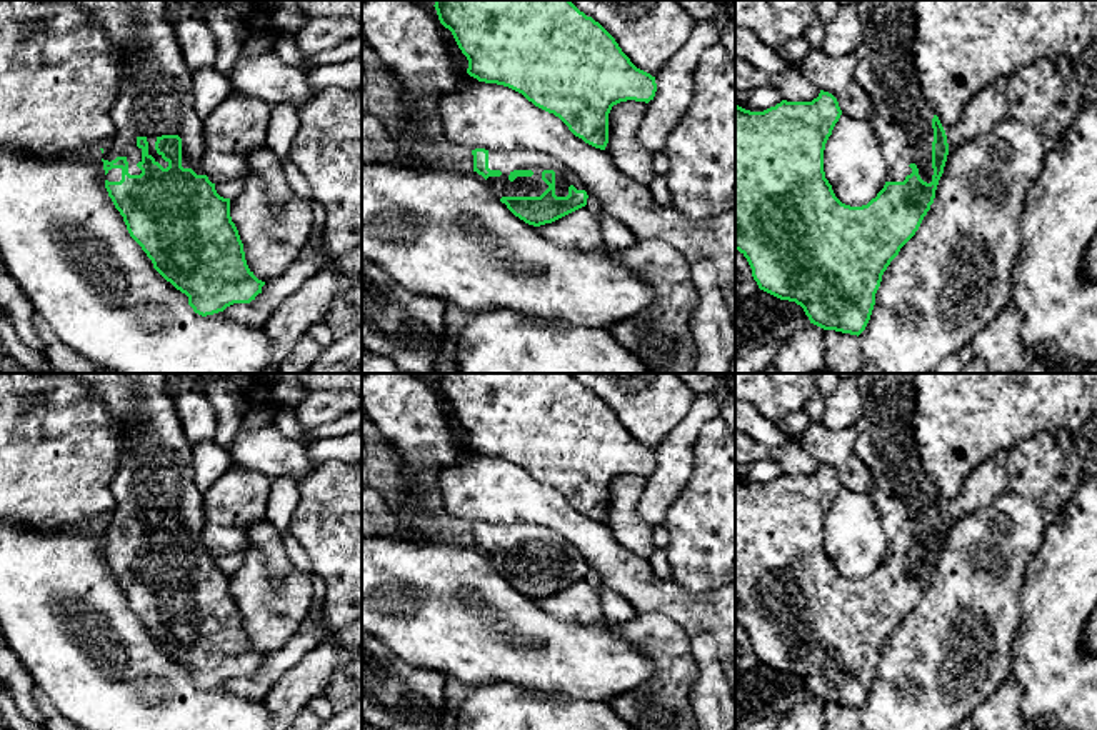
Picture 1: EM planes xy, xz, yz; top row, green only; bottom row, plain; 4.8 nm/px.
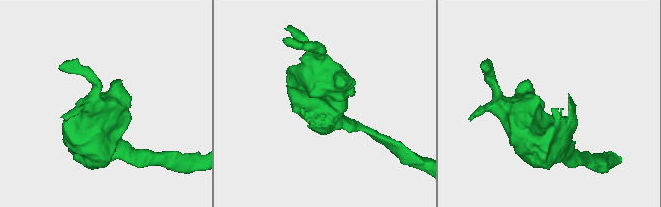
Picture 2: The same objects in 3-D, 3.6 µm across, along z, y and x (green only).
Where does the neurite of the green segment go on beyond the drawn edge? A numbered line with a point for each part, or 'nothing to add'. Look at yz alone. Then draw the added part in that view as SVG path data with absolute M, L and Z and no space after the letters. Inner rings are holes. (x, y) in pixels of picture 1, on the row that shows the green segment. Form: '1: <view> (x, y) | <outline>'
1: yz (902, 119) | M855 0L862 22L855 80L872 98L872 127L880 140L887 182L904 182L915 163L930 183L932 118L920 92L915 60L915 0Z

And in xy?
1: xy (155, 99) | M75 0L78 7L120 52L120 90L112 108L115 137L105 143L102 158L115 160L125 157L128 173L140 175L137 167L142 162L142 148L137 138L145 137L148 155L163 168L168 162L155 150L155 142L162 135L178 135L182 138L182 167L192 168L197 175L202 170L203 133L202 120L195 112L192 95L192 72L182 55L173 27L165 20L165 0Z

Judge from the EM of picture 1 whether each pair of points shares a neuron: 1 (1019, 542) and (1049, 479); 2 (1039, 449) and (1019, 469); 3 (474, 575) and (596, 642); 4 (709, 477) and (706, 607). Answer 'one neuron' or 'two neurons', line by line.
1: two neurons
2: one neuron
3: one neuron
4: two neurons

